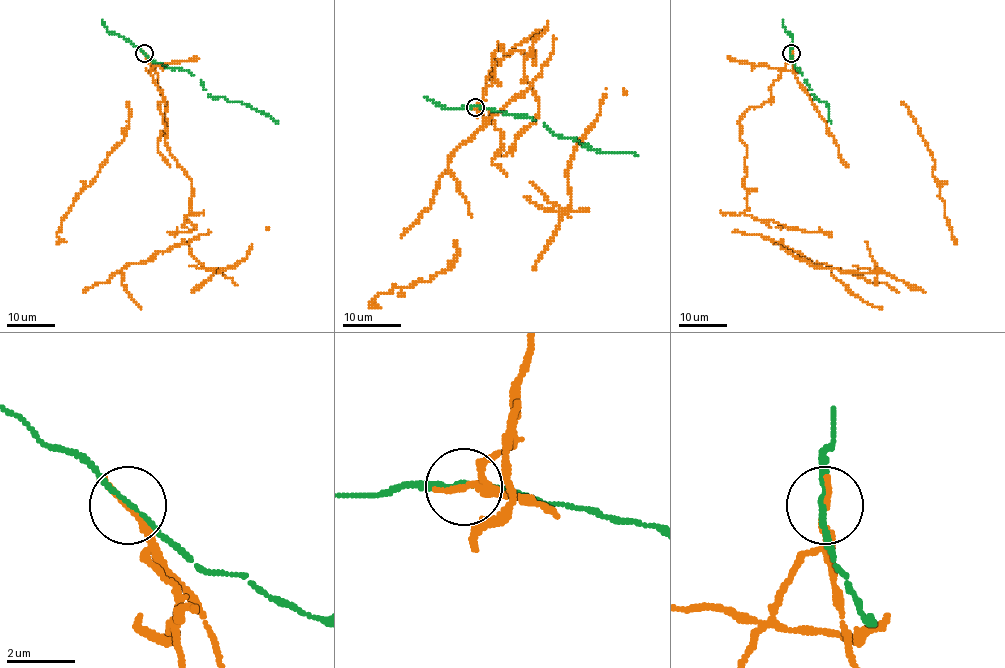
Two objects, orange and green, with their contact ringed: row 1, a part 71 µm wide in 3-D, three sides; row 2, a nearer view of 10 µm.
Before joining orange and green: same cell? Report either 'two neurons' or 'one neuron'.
two neurons

